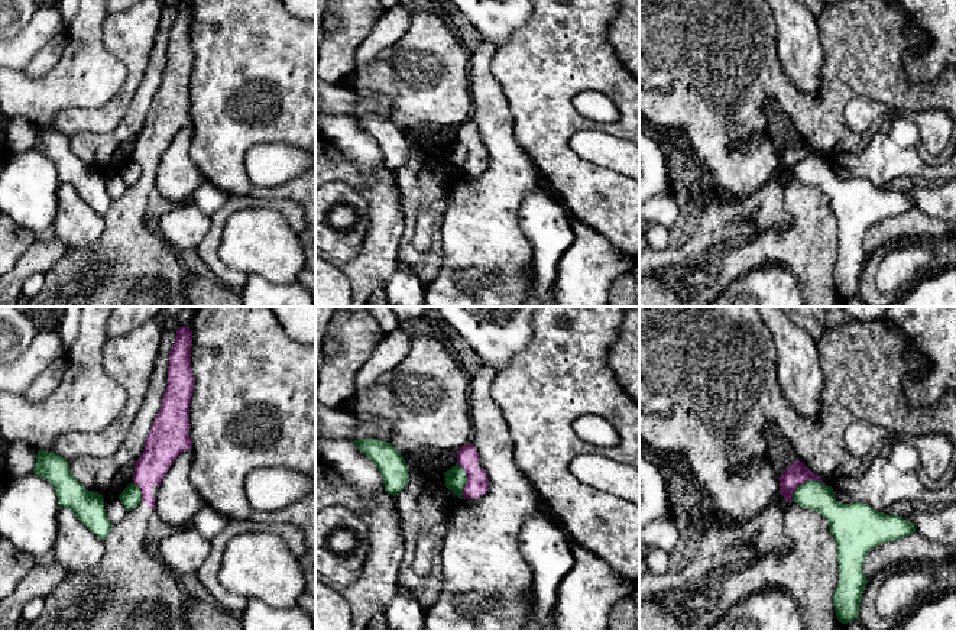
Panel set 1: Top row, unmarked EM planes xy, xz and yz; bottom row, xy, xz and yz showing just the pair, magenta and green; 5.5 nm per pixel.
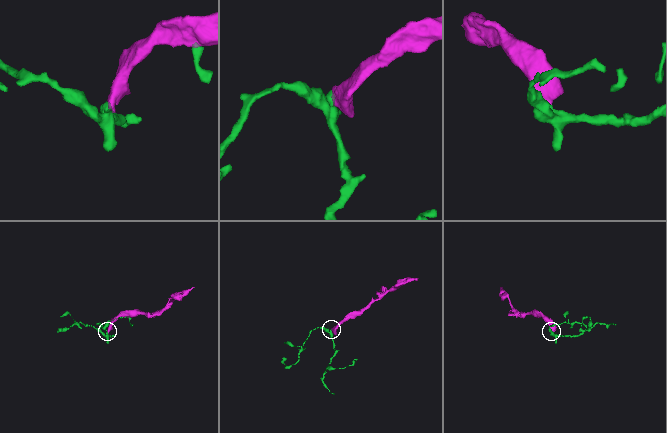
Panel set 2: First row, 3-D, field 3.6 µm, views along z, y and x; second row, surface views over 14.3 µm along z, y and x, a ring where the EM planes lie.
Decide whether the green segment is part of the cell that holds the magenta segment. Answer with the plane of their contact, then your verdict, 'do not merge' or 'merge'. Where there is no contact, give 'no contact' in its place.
contact in yz; do not merge

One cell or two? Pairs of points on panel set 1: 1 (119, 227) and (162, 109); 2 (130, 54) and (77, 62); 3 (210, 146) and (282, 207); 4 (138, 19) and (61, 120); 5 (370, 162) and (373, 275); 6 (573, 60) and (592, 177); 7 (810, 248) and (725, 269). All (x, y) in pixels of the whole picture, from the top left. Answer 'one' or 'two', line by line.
1: one
2: two
3: two
4: one
5: two
6: one
7: one

